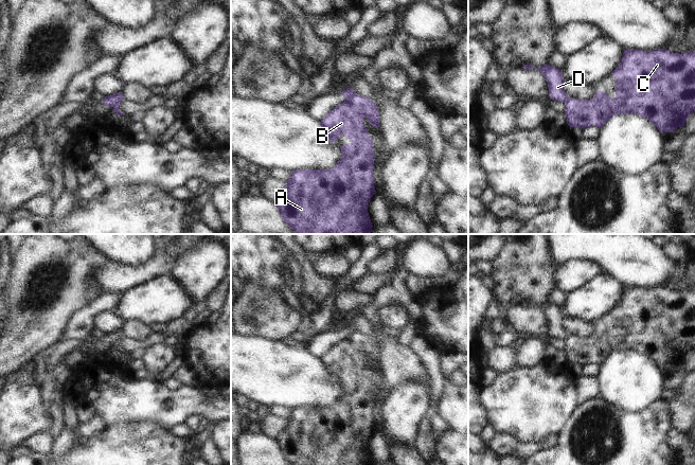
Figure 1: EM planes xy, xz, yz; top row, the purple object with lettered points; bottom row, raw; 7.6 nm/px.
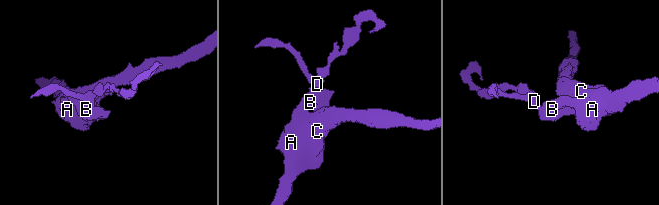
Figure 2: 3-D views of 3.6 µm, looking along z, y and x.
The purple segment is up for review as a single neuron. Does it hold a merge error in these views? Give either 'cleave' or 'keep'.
cleave

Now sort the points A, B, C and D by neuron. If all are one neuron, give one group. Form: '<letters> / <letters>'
A B C / D

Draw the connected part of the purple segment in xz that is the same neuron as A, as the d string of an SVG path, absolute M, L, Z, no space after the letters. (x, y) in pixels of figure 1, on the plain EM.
M355 330L331 347L320 359L328 378L334 381L340 372L352 378L340 383L341 396L331 407L298 407L291 409L285 429L277 444L285 462L290 465L373 465L368 443L376 431L373 414L375 392L373 378L363 355L373 364L379 364L378 344L369 335Z

